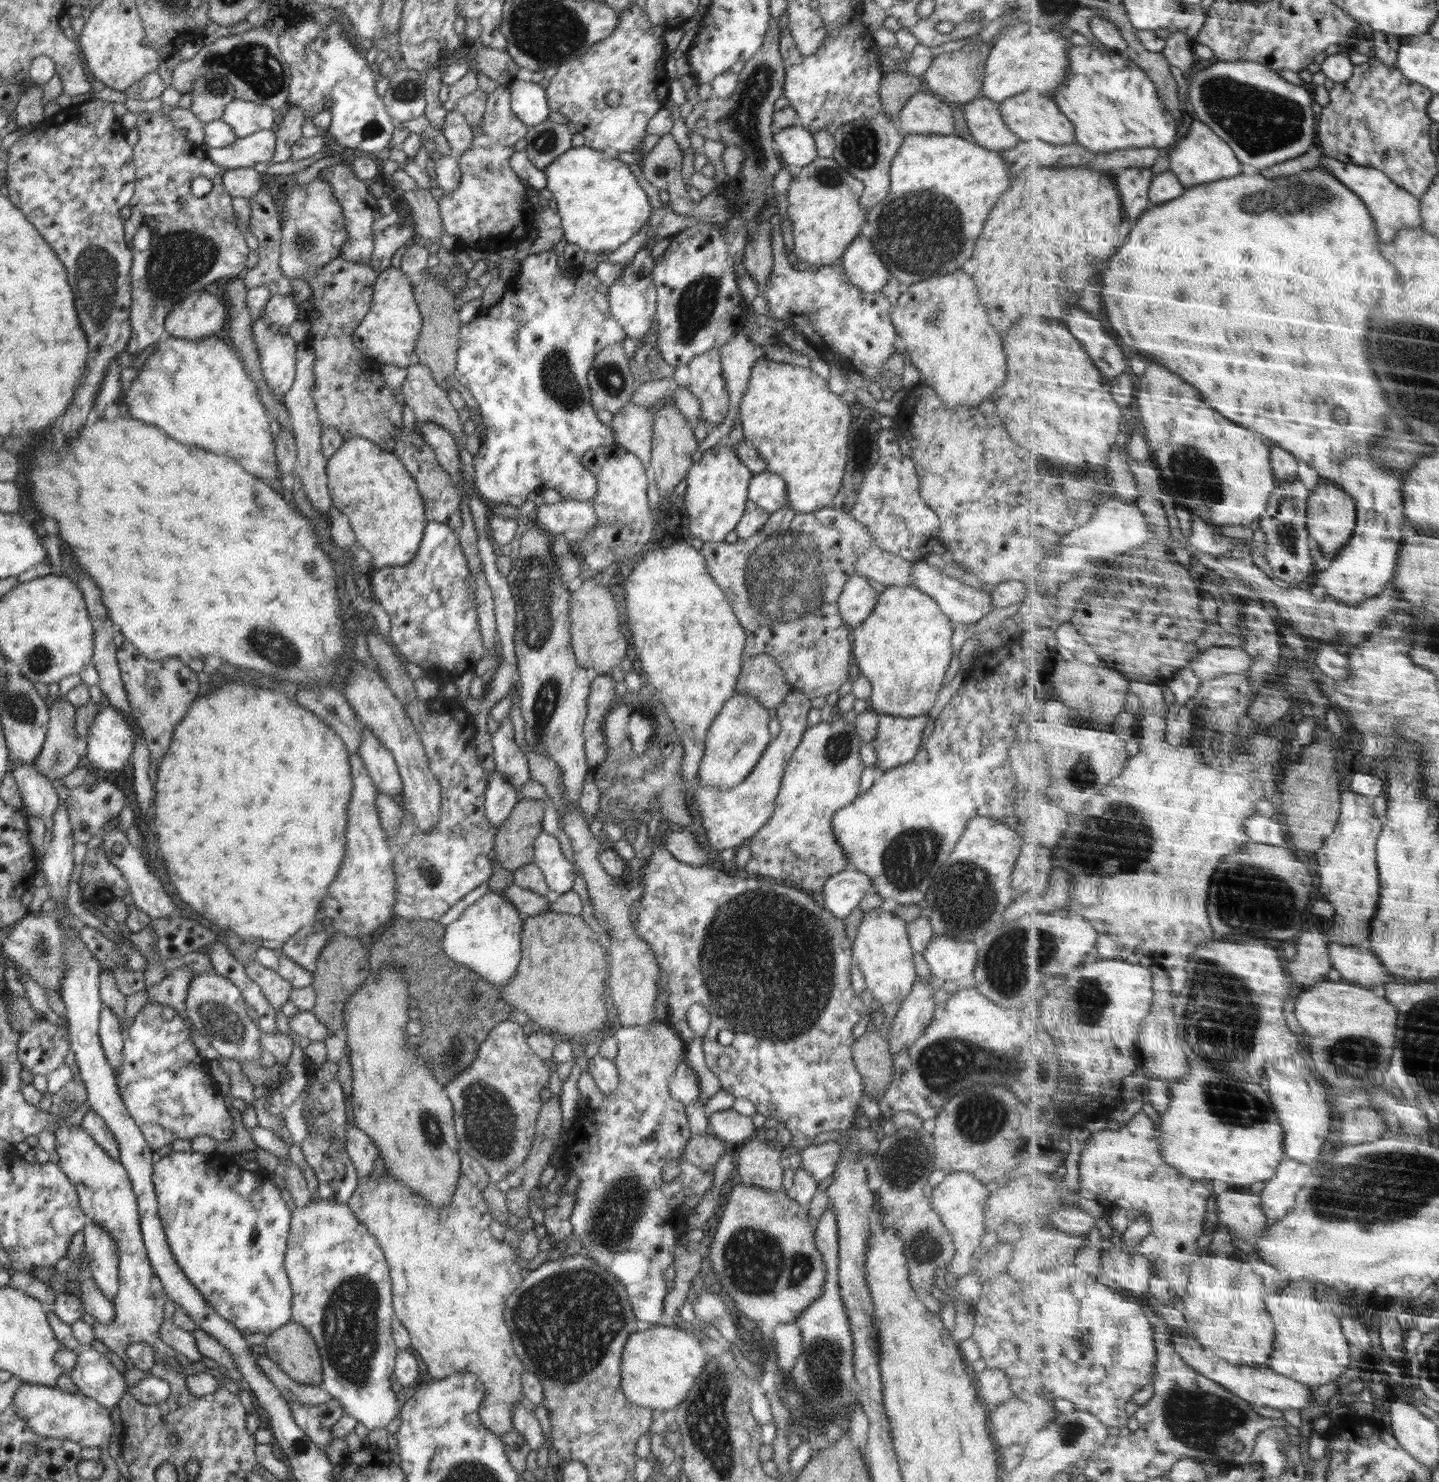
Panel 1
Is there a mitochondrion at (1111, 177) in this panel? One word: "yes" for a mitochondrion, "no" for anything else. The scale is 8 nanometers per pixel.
no

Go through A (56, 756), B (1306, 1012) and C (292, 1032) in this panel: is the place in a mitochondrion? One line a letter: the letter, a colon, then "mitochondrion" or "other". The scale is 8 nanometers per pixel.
A: mitochondrion
B: other
C: other

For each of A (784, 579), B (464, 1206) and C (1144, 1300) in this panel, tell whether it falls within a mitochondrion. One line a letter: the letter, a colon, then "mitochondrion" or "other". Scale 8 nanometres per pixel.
A: mitochondrion
B: other
C: other

